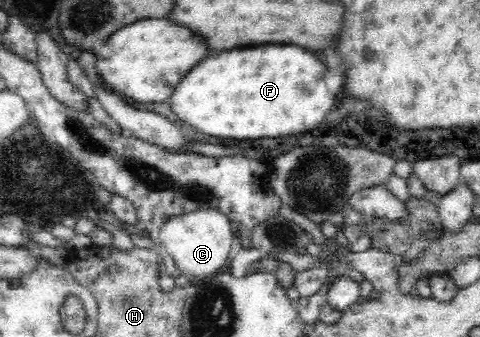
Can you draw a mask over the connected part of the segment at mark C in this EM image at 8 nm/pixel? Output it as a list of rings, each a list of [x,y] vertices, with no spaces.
[[[213,208],[165,218],[160,230],[161,246],[173,259],[179,276],[193,282],[211,279],[228,267],[227,255],[231,252],[233,237],[229,219]]]

